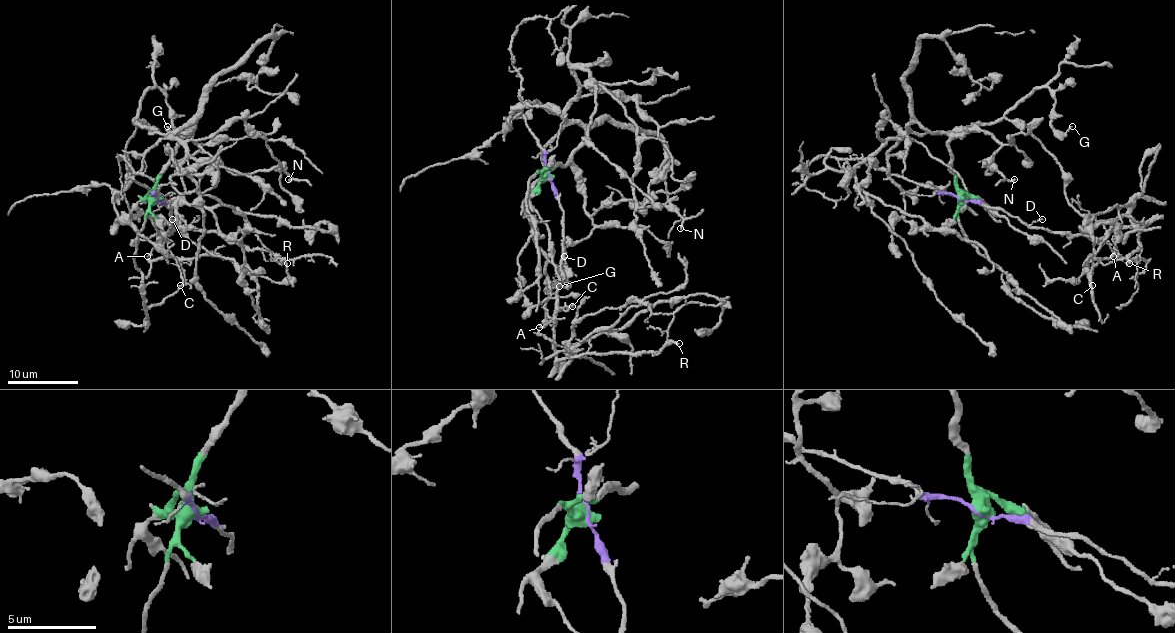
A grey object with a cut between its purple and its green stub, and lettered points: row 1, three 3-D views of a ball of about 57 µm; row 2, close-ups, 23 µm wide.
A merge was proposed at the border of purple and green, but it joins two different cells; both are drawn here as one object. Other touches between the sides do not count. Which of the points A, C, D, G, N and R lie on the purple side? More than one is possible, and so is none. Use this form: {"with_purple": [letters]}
{"with_purple": ["A", "C", "D", "R"]}

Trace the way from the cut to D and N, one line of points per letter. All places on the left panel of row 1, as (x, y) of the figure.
D: (156, 198), (170, 209), (170, 225), (172, 220)
N: (156, 198), (158, 175), (188, 131), (234, 174), (278, 168), (289, 179)

